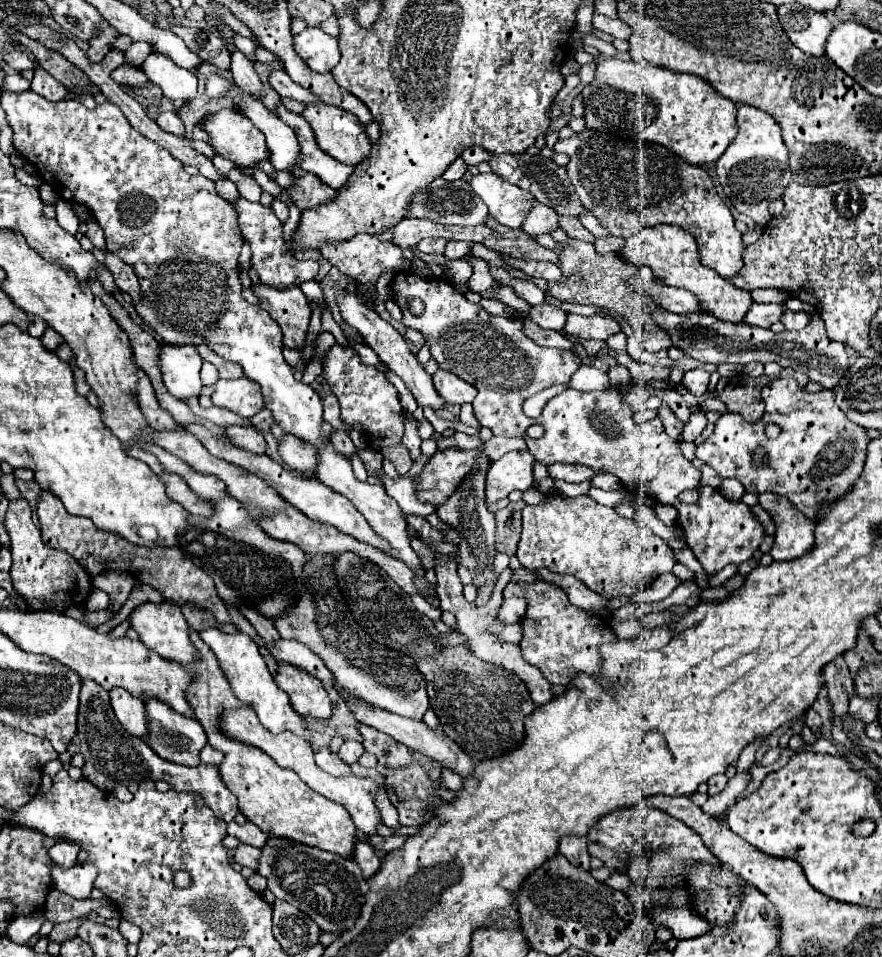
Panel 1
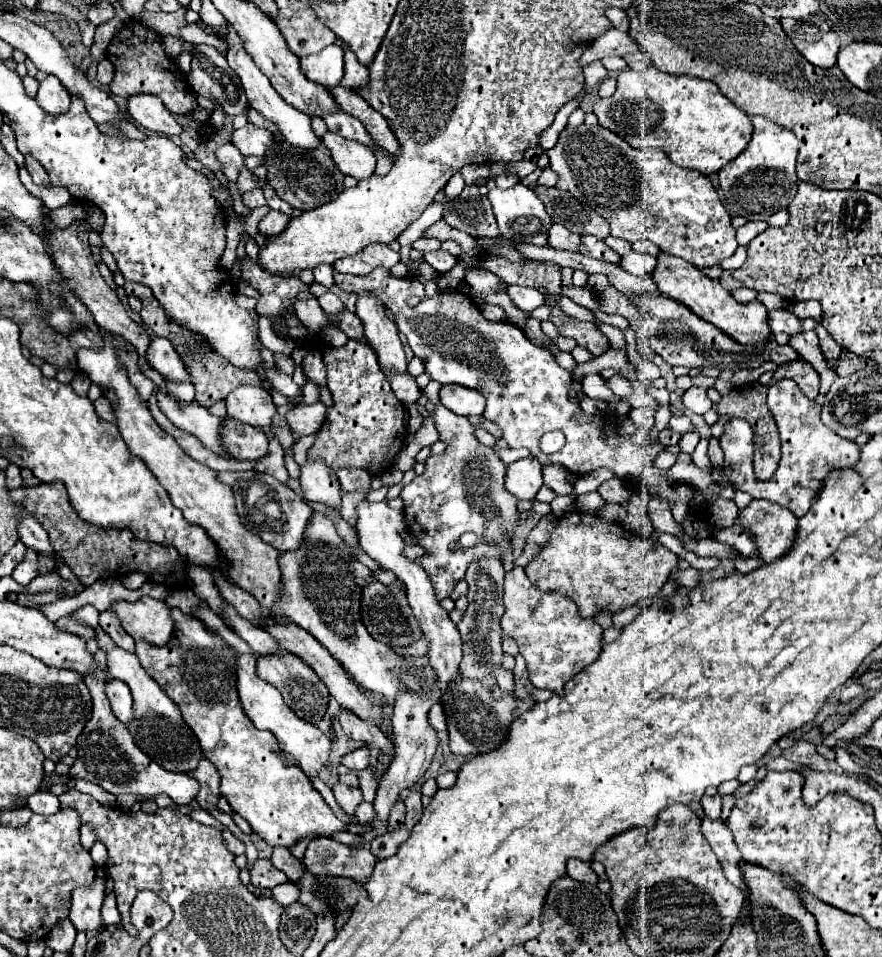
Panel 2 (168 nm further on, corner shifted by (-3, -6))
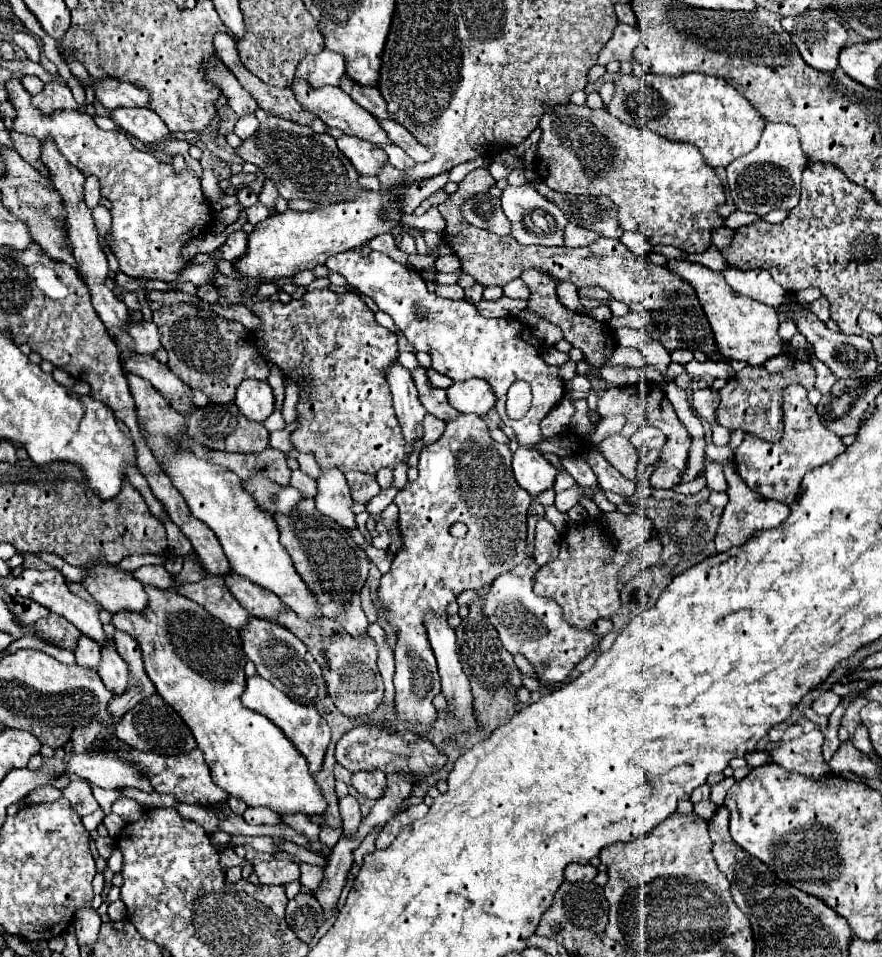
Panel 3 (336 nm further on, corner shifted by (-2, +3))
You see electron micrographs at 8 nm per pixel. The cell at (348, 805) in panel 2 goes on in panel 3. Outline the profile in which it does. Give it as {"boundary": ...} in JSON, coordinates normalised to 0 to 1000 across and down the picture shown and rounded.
{"boundary":[[[392,831],[392,833],[385,833],[385,850],[388,850],[388,856],[390,856],[390,873],[399,873],[406,862],[408,862],[408,841],[404,837],[401,831]]]}

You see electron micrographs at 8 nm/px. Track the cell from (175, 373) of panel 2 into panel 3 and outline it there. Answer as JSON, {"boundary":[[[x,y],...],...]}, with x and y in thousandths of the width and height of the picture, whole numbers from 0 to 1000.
{"boundary":[[[145,338],[147,352],[154,358],[154,369],[159,371],[175,371],[179,365],[184,365],[181,358],[181,346],[177,338]]]}

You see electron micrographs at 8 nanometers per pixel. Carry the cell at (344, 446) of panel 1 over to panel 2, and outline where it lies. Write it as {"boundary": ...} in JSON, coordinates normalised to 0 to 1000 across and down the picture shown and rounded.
{"boundary":[[[382,491],[389,514],[418,514],[421,512],[421,495],[414,491]]]}

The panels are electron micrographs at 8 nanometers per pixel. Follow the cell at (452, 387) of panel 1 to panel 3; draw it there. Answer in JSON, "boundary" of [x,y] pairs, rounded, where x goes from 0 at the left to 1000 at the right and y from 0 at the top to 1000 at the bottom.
{"boundary":[[[531,396],[531,398],[512,400],[512,404],[508,404],[506,409],[508,409],[510,423],[522,432],[549,434],[562,421],[556,402],[546,396]]]}

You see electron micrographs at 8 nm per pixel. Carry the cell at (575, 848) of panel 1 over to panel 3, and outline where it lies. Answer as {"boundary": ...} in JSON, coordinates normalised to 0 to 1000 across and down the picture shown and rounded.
{"boundary":[[[646,902],[644,906],[642,906],[642,921],[646,921],[646,923],[653,923],[653,921],[671,921],[673,916],[676,916],[676,912],[678,912],[678,908],[676,906],[671,906],[669,902],[664,902],[664,904],[658,904],[658,902]]]}

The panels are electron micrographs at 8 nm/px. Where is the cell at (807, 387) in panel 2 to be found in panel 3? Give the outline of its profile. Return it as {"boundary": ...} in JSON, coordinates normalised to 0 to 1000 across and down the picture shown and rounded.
{"boundary":[[[898,375],[898,383],[889,390],[872,390],[866,383],[848,381],[814,409],[816,422],[812,427],[812,440],[821,446],[841,448],[871,463],[880,463],[887,457],[887,406],[898,400],[909,400],[914,406],[923,406],[923,383],[918,379],[907,379],[907,375]]]}

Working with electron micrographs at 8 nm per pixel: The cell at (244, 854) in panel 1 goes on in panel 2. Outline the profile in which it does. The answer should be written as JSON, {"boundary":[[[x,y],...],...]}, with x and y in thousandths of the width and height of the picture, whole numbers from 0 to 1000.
{"boundary":[[[291,899],[285,907],[285,924],[289,928],[312,928],[325,920],[328,917],[319,909],[314,909],[305,899]]]}

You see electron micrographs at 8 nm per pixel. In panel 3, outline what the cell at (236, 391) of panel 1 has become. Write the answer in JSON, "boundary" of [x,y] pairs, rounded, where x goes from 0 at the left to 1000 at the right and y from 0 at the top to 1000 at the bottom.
{"boundary":[[[277,396],[268,409],[265,421],[281,438],[302,440],[311,429],[311,411],[302,398]]]}

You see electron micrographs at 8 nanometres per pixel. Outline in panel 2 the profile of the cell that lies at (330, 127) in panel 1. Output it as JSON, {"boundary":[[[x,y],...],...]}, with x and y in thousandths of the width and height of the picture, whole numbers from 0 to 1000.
{"boundary":[[[371,138],[366,142],[366,150],[373,155],[382,176],[391,182],[391,184],[400,184],[405,188],[414,188],[425,180],[425,161],[400,146],[391,146],[384,140]]]}

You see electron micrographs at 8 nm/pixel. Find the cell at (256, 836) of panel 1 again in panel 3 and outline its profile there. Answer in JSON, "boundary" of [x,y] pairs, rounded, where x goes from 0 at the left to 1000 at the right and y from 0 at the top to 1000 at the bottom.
{"boundary":[[[340,902],[340,923],[347,925],[354,933],[361,929],[363,918],[365,918],[365,912],[367,912],[365,906],[356,906],[356,904],[349,904],[349,902]]]}

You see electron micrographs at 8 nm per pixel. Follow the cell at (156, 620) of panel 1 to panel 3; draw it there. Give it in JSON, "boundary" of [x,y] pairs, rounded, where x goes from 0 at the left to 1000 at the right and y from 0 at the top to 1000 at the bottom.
{"boundary":[[[111,588],[102,595],[102,601],[95,605],[95,613],[109,630],[125,641],[161,641],[168,634],[163,611],[147,599],[141,599],[122,588]]]}

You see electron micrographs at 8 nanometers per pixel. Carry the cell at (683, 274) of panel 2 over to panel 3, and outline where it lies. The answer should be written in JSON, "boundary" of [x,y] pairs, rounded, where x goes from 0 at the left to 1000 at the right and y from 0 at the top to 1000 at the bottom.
{"boundary":[[[760,271],[757,283],[764,287],[771,287],[778,296],[785,296],[791,315],[803,331],[803,338],[810,346],[810,354],[814,361],[814,367],[823,375],[834,375],[834,377],[846,377],[850,381],[864,381],[868,375],[880,373],[889,369],[889,356],[882,350],[882,327],[878,321],[866,319],[857,312],[837,308],[816,285],[805,283],[803,279],[776,271]]]}

